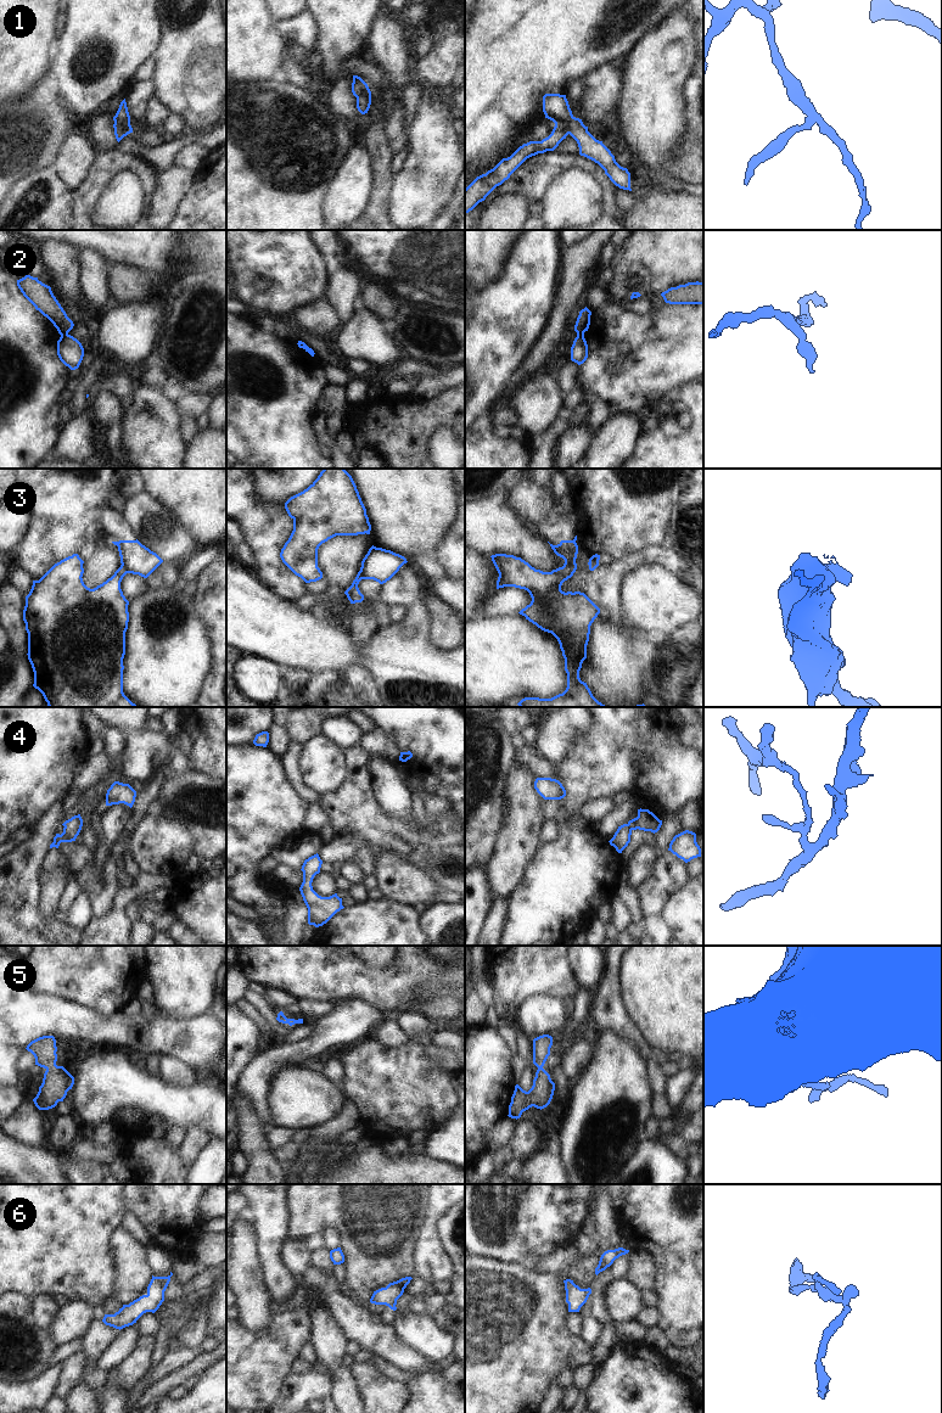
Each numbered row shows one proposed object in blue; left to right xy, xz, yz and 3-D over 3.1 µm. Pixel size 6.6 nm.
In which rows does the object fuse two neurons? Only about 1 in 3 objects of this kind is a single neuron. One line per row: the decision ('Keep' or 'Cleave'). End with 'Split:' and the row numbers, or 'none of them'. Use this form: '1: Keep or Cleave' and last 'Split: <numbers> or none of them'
1: Cleave
2: Cleave
3: Cleave
4: Keep
5: Keep
6: Keep
Split: 1, 2, 3.

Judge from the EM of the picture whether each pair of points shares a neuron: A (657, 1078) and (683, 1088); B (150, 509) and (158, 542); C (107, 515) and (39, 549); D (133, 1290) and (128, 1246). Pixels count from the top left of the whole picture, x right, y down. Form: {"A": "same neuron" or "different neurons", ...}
{"A": "different neurons", "B": "same neuron", "C": "different neurons", "D": "same neuron"}

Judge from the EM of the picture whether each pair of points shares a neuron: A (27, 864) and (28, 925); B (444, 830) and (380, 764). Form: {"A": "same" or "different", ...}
{"A": "same", "B": "different"}

